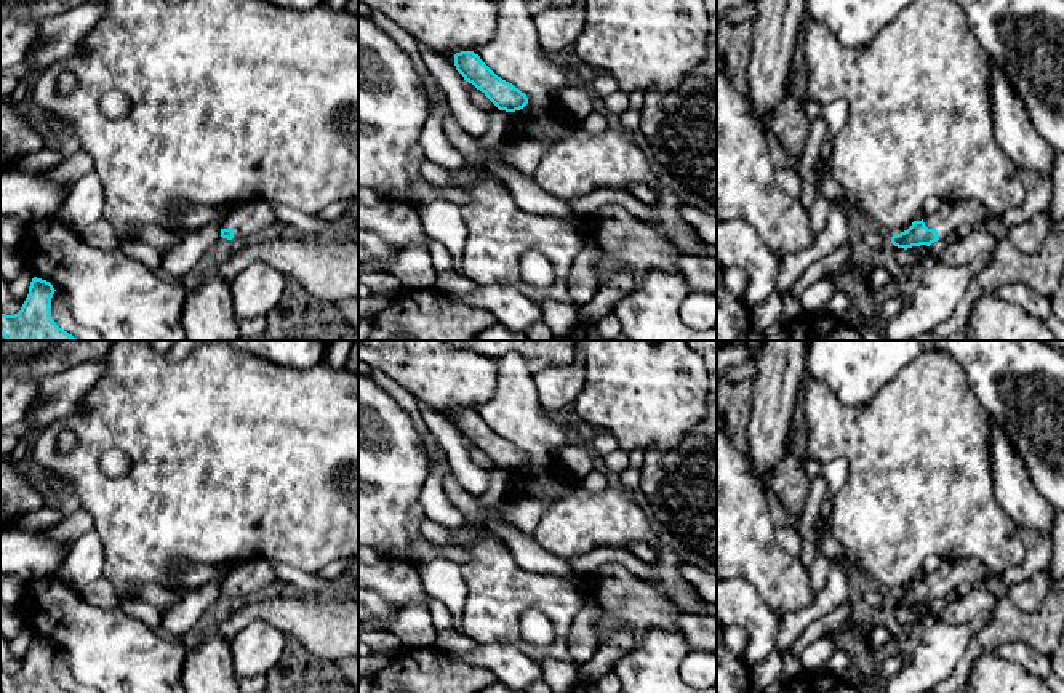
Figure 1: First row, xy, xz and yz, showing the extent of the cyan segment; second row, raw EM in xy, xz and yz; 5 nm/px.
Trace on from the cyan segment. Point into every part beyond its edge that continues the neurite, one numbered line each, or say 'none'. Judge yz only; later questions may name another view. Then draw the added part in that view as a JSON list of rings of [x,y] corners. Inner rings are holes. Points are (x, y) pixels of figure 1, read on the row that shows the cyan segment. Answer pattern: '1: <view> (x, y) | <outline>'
1: yz (952, 215) | [[[978,200],[942,202],[941,210],[933,216],[925,216],[928,229],[938,230],[939,240],[950,240],[963,224],[984,227],[989,221],[989,211]]]

